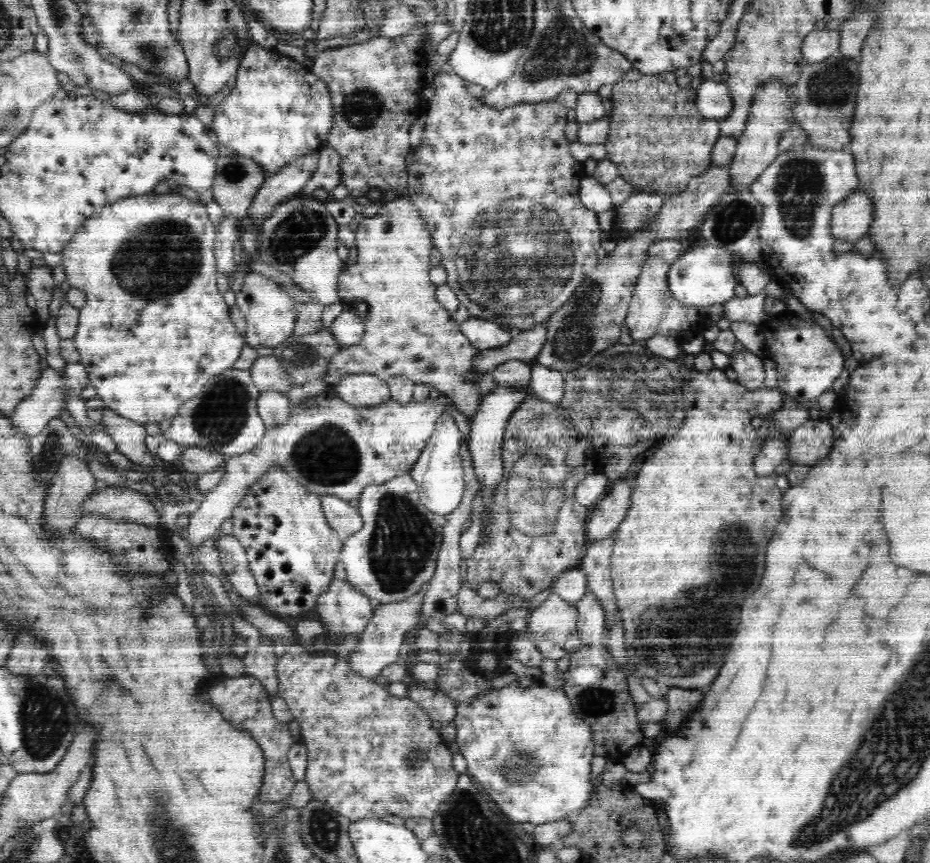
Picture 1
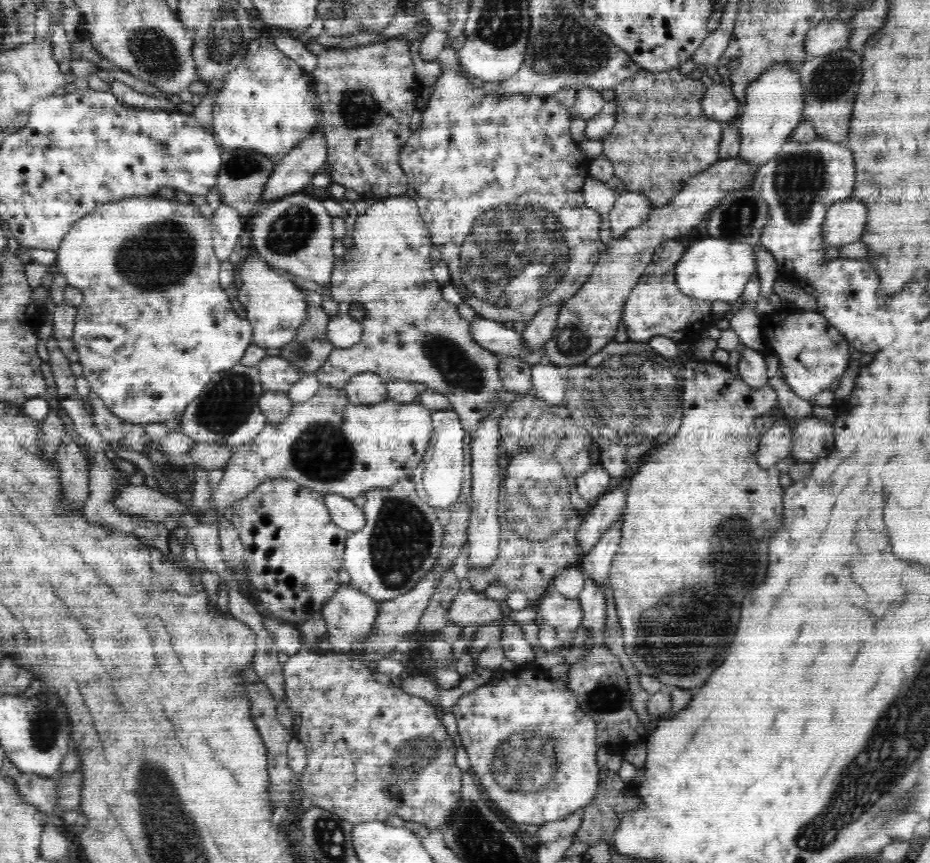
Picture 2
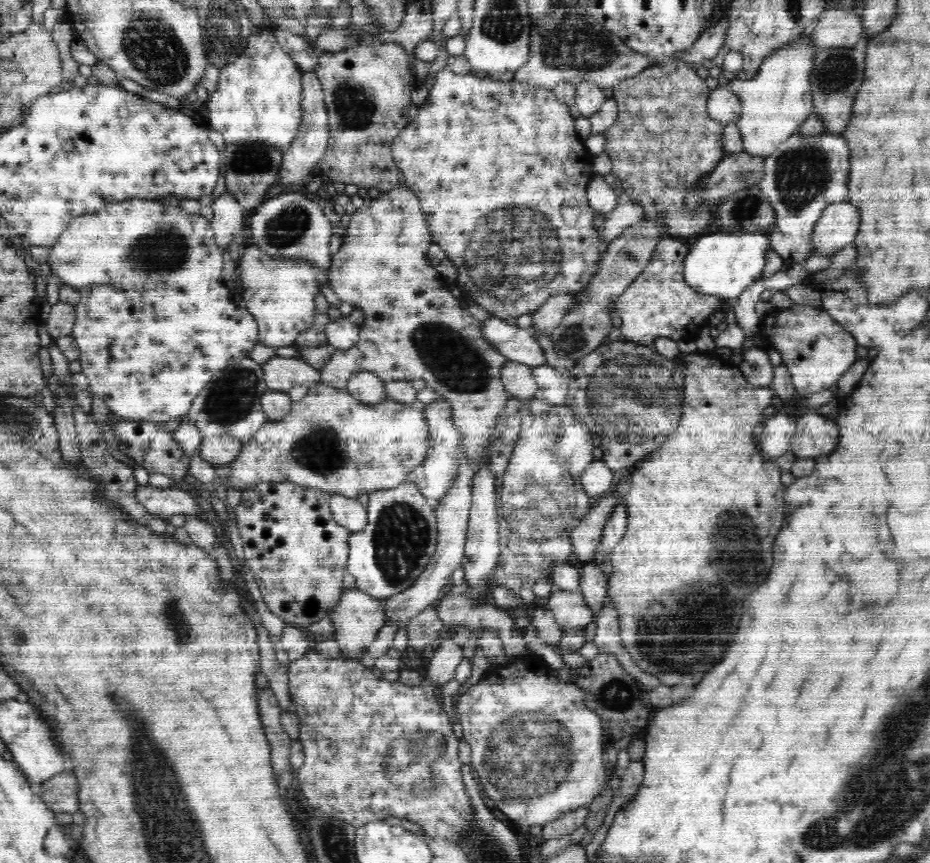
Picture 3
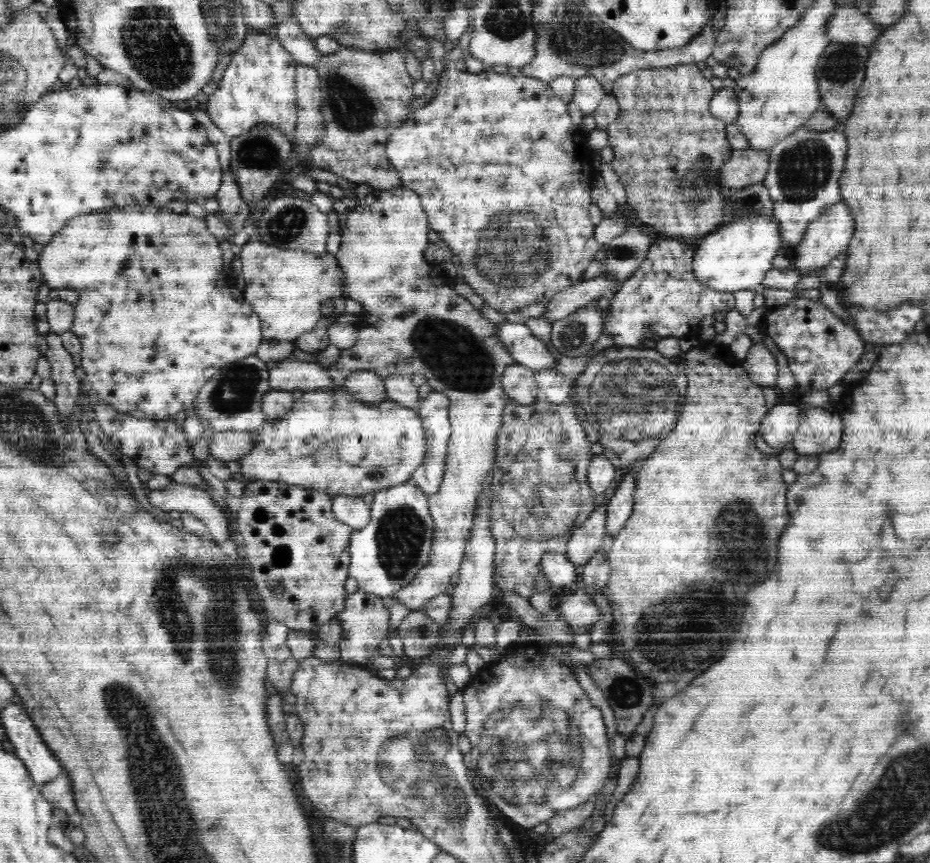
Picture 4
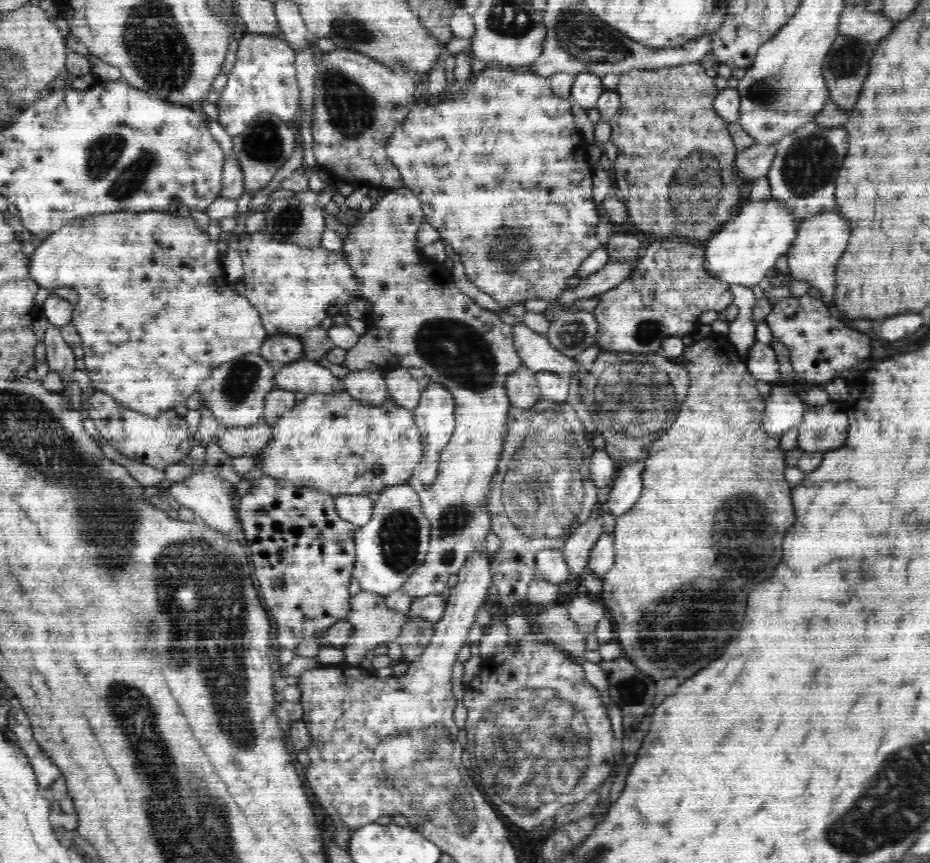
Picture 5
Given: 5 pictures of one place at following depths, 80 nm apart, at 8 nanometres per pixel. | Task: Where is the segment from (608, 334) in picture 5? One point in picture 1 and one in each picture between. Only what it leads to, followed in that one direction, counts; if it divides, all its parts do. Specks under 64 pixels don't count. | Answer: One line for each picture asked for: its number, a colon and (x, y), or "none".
1: (653, 310)
2: (655, 306)
3: (659, 303)
4: (663, 298)

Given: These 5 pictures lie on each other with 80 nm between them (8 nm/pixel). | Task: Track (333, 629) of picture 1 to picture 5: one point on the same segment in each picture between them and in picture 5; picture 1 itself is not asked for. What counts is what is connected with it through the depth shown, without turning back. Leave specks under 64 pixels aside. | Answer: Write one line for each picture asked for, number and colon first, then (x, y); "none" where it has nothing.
2: (350, 615)
3: (358, 616)
4: (365, 621)
5: (373, 624)

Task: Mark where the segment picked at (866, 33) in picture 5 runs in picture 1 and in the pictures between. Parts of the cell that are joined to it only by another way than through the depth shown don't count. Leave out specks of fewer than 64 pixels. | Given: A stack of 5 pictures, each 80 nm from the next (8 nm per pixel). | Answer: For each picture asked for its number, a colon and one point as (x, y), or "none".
1: (818, 45)
2: (827, 36)
3: (837, 27)
4: (848, 24)

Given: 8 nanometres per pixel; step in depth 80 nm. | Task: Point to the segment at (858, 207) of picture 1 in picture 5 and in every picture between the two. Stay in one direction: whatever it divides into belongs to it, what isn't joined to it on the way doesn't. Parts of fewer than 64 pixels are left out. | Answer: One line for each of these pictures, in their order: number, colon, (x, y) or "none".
2: (845, 222)
3: (838, 225)
4: (825, 238)
5: (820, 240)

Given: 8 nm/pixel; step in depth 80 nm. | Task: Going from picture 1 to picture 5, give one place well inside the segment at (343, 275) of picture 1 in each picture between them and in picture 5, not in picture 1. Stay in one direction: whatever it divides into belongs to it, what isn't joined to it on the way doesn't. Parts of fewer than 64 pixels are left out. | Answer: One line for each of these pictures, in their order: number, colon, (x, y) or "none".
2: (410, 333)
3: (413, 328)
4: (408, 324)
5: (414, 320)

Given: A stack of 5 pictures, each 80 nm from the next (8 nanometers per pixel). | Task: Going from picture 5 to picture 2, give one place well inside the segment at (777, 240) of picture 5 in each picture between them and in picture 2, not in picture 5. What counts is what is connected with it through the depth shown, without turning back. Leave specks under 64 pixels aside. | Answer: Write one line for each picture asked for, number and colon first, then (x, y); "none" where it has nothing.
2: (711, 269)
3: (724, 263)
4: (737, 257)

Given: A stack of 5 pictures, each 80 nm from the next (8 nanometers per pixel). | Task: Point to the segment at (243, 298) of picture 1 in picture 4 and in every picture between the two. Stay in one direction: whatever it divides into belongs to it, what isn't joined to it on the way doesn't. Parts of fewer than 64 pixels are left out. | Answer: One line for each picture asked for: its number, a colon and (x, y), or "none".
2: (275, 308)
3: (279, 292)
4: (284, 286)

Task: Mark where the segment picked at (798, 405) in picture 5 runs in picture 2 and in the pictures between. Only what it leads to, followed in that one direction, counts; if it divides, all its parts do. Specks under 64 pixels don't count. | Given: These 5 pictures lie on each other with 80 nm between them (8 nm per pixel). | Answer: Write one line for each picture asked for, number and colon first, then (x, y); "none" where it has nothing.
2: (775, 444)
3: (778, 431)
4: (782, 420)

